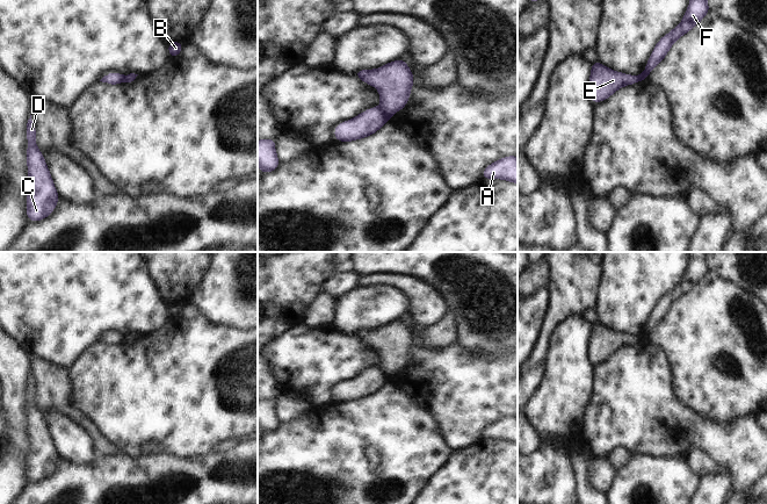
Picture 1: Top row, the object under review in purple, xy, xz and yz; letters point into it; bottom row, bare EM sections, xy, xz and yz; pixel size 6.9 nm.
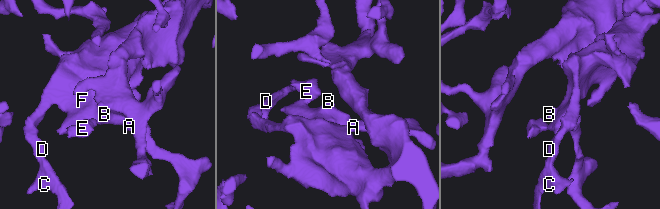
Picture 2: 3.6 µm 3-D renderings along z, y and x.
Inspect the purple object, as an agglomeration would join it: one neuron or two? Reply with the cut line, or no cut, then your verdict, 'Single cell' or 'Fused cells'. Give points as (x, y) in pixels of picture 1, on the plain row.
Split along xz (381, 368), (389, 379). Fused cells

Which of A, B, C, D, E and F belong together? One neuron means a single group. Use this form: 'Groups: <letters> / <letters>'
Groups: A B C D F / E

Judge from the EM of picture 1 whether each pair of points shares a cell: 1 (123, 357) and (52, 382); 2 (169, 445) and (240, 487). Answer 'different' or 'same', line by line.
1: different
2: different

